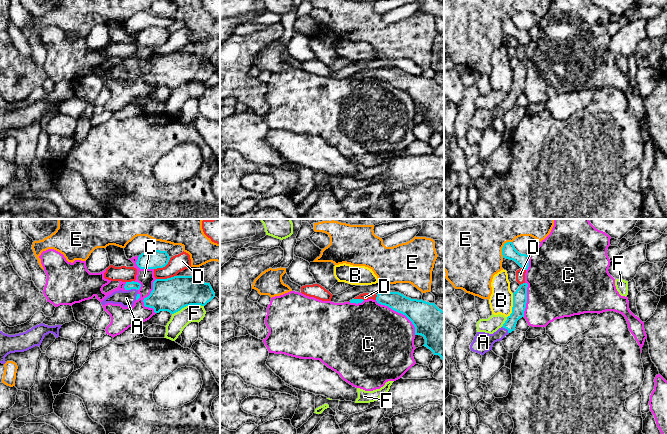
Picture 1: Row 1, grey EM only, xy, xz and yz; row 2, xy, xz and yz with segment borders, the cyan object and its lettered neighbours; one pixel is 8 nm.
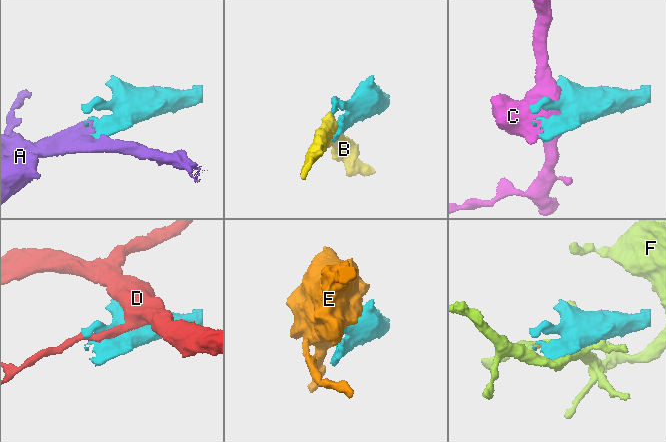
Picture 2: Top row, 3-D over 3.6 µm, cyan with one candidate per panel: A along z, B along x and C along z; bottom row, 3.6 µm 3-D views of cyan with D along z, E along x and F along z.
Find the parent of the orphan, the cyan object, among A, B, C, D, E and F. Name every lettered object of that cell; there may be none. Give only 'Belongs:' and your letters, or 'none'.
Belongs: A

